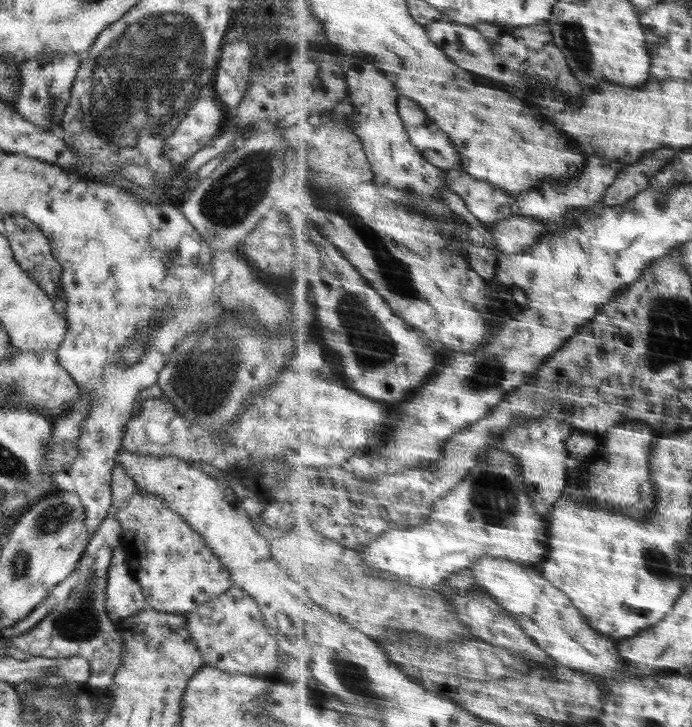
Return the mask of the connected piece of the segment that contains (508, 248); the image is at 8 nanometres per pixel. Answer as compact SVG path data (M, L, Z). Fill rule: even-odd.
M514 215L486 229L494 236L500 252L509 255L522 253L534 246L547 233L547 224L522 215Z

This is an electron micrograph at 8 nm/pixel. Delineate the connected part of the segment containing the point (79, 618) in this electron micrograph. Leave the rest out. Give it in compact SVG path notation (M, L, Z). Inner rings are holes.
M115 463L112 473L112 504L108 510L108 516L104 518L104 522L100 524L100 528L96 530L94 536L89 536L88 546L84 550L82 558L79 560L80 569L78 570L78 581L76 586L72 588L68 599L61 608L52 608L50 612L32 627L28 635L25 637L10 638L20 651L24 651L28 657L42 656L45 658L71 658L81 657L89 663L91 667L90 677L86 680L89 686L94 688L109 690L112 686L114 674L117 672L121 662L121 651L123 643L121 642L117 623L110 622L108 613L106 613L106 586L108 586L108 566L110 566L112 553L116 546L122 544L122 528L120 522L116 520L116 511L120 509L120 505L124 503L124 499L131 498L132 493L136 490L136 481L132 479L132 475L126 473L126 469Z

